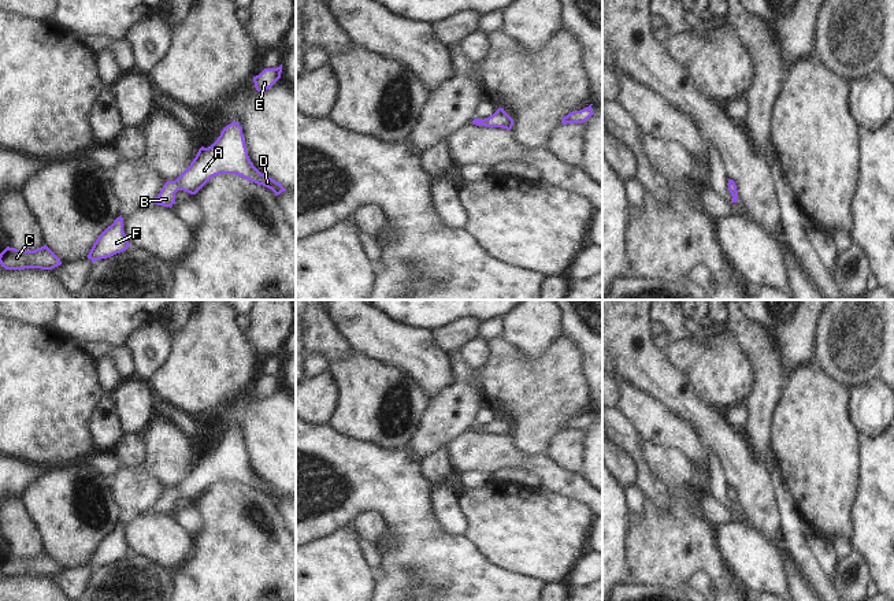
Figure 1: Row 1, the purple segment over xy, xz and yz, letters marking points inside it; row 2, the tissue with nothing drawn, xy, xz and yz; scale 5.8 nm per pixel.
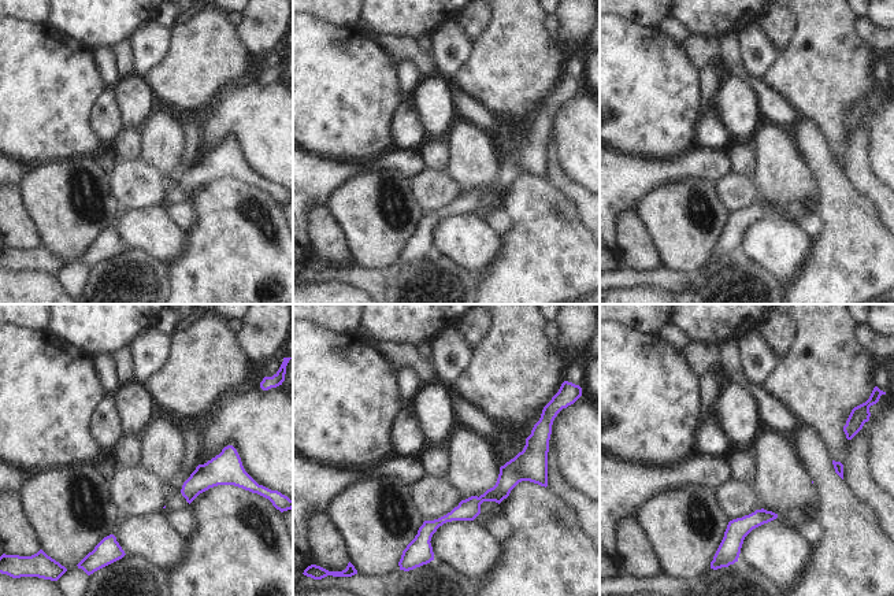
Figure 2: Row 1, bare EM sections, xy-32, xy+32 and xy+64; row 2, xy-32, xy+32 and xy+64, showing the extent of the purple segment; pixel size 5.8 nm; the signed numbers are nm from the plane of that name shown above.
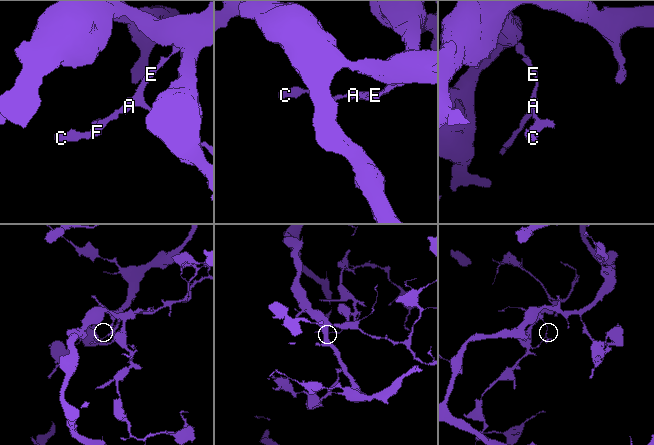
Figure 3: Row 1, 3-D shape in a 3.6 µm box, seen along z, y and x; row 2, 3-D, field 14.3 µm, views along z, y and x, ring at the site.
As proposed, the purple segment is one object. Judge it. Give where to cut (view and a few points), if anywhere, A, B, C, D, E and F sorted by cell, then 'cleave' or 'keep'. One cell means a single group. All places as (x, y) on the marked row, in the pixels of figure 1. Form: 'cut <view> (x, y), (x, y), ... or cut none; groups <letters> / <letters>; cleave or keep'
cut none; groups A B C D E F; keep

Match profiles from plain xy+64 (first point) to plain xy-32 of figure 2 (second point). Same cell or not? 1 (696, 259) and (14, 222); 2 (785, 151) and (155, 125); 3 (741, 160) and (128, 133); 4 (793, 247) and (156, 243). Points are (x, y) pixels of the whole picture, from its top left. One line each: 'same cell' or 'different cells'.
1: different cells
2: same cell
3: same cell
4: same cell

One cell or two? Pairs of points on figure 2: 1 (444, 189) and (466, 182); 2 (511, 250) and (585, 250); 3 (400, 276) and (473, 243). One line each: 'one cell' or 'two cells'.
1: two cells
2: one cell
3: two cells

